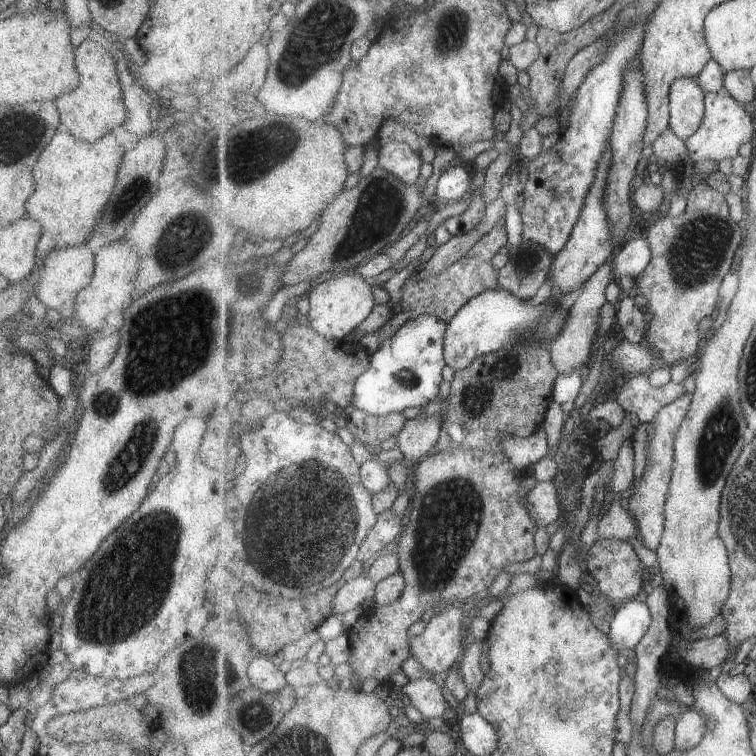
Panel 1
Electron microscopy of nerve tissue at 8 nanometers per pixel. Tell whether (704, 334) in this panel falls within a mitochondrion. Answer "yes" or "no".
no

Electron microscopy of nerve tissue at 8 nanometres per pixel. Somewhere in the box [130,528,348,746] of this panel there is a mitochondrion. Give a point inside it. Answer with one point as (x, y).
(203, 672)

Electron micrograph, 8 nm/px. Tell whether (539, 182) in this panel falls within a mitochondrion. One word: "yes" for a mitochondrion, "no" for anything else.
no

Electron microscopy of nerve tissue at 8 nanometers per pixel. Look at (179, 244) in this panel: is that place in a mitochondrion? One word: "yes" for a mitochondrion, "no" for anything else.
yes

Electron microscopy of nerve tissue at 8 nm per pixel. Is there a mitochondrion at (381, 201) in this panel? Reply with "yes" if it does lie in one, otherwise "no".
yes

